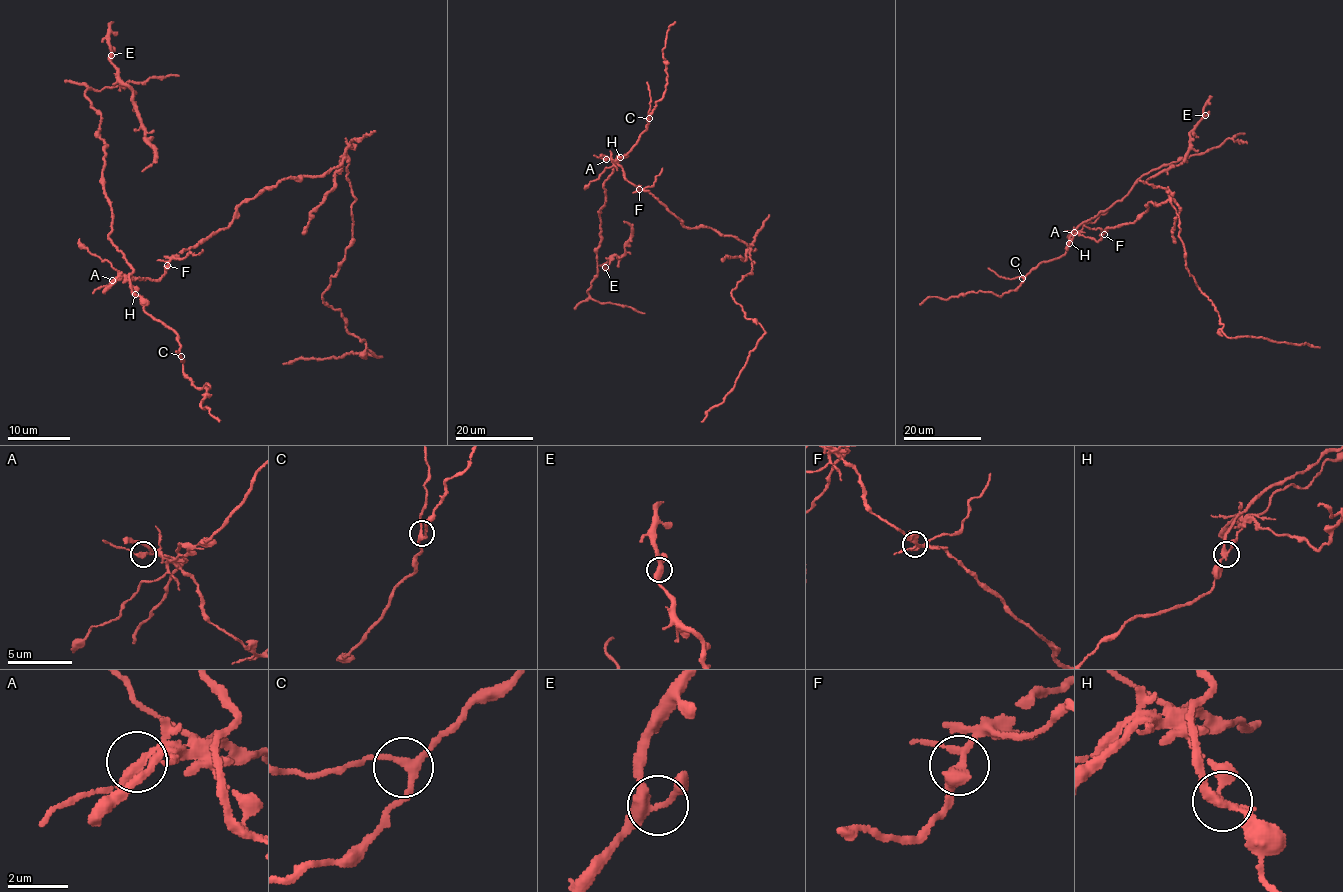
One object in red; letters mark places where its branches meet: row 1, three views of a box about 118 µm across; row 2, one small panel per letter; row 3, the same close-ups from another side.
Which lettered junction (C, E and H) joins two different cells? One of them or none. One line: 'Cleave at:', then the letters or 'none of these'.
Cleave at: H

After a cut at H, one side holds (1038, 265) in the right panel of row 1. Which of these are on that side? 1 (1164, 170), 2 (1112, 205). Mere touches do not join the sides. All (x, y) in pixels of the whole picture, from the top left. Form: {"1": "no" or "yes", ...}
{"1": "yes", "2": "yes"}

